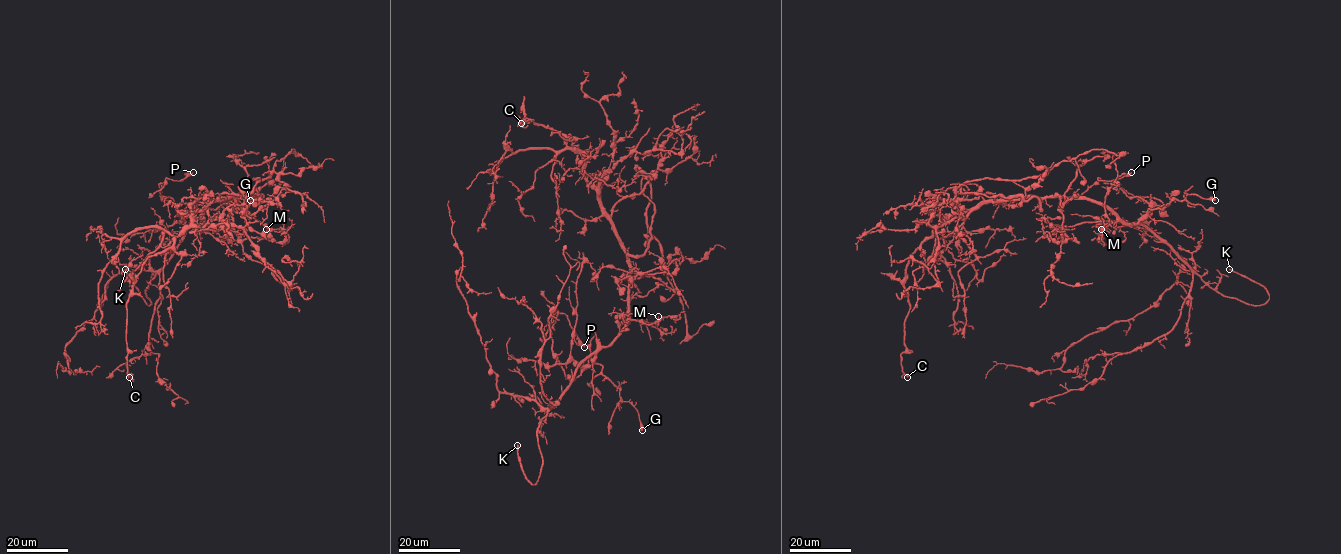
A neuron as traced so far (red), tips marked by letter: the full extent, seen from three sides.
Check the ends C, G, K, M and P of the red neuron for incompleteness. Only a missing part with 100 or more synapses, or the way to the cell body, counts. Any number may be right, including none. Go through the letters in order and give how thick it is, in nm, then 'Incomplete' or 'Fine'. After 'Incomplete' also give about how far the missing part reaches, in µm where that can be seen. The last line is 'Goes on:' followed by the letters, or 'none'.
C: Thickness 240 nm. Fine
G: Thickness 400 nm. Fine
K: Thickness 280 nm. Incomplete. Missing length about 50 µm
M: Thickness 130 nm. Fine
P: Thickness 200 nm. Fine
Goes on: K

